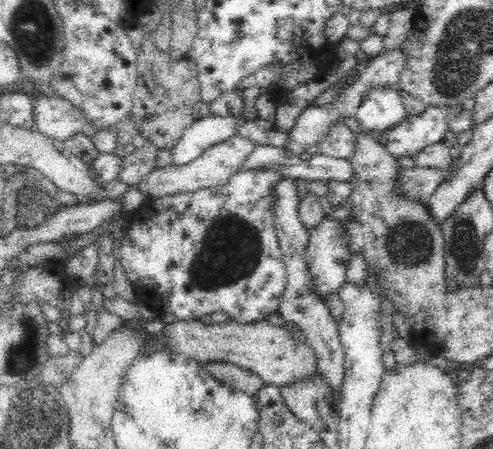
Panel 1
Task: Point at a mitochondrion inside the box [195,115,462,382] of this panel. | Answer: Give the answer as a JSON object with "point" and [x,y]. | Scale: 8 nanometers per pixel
{"point":[409,245]}

